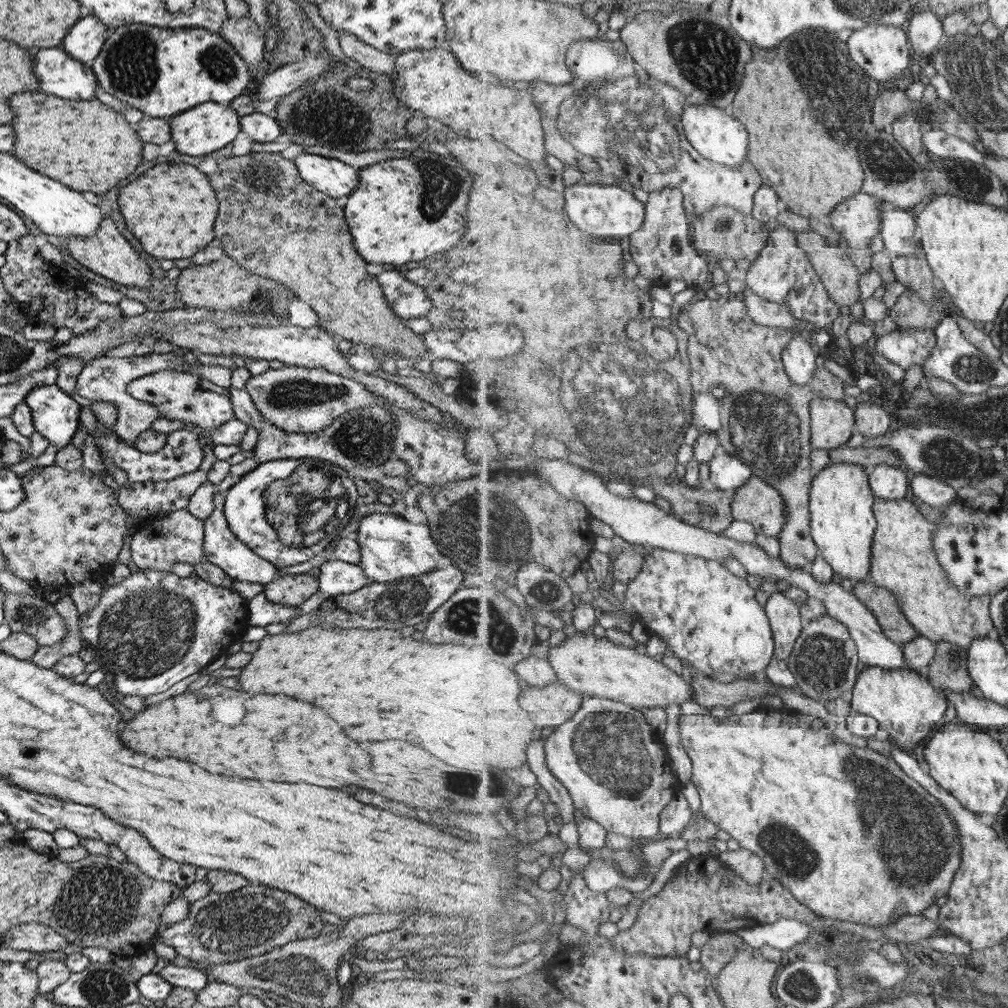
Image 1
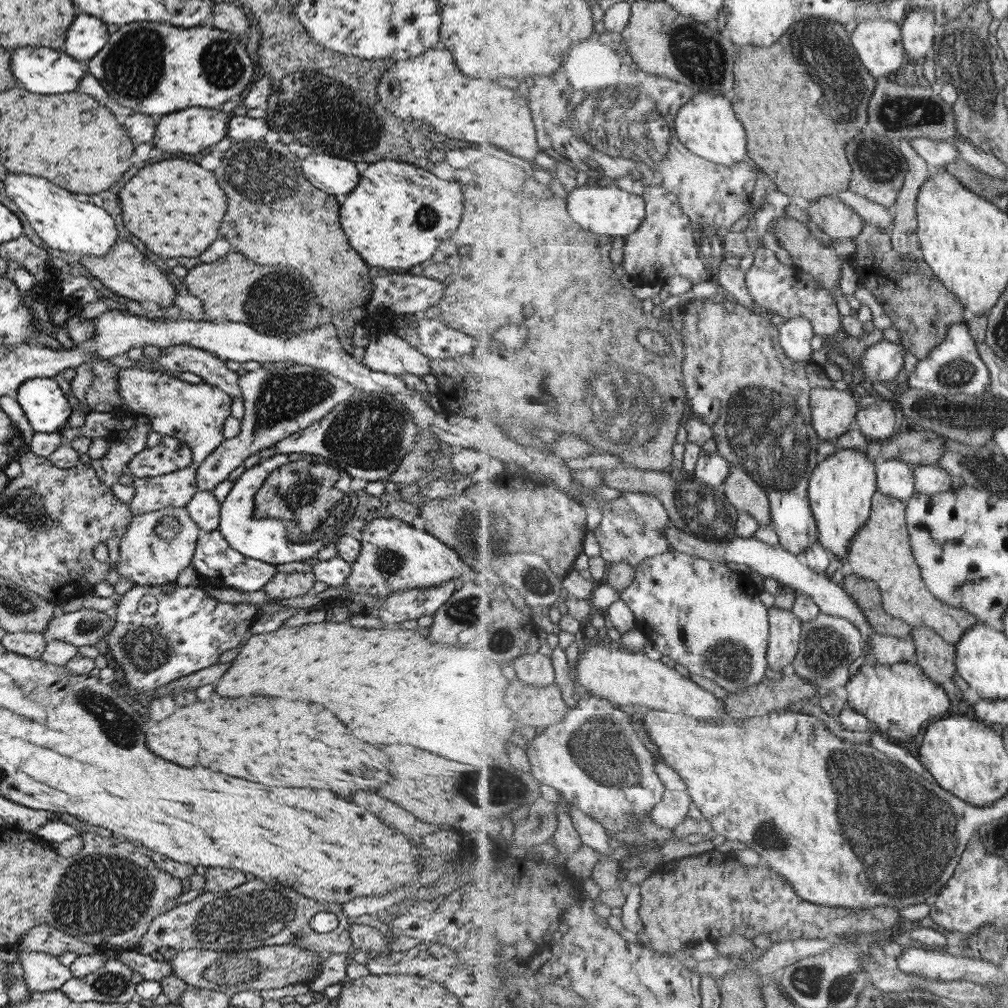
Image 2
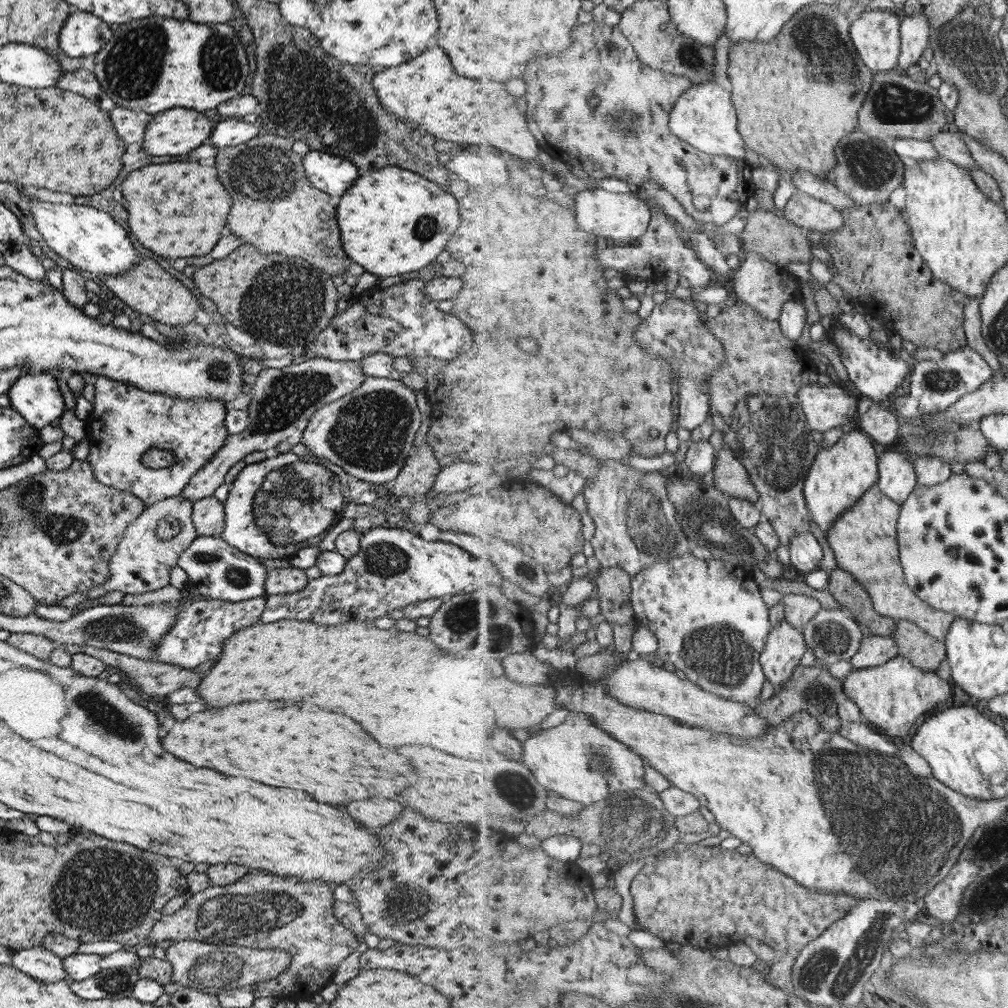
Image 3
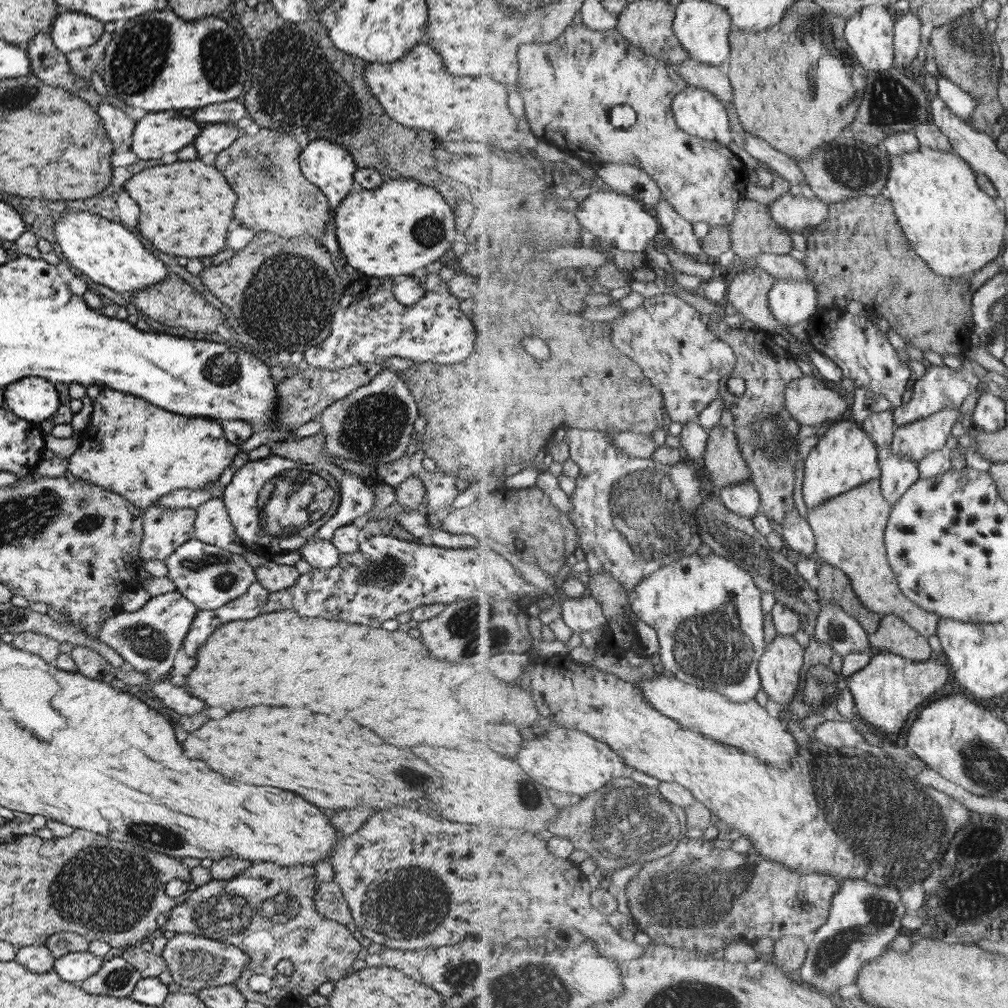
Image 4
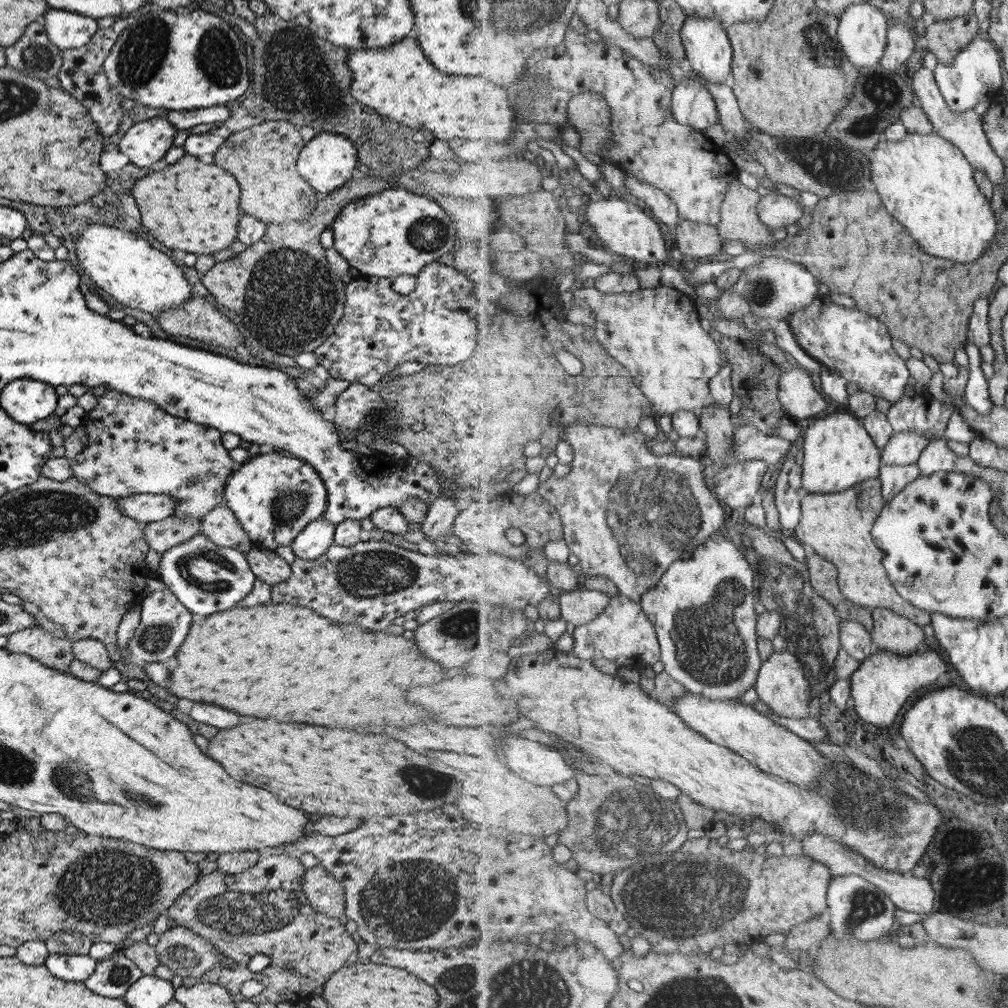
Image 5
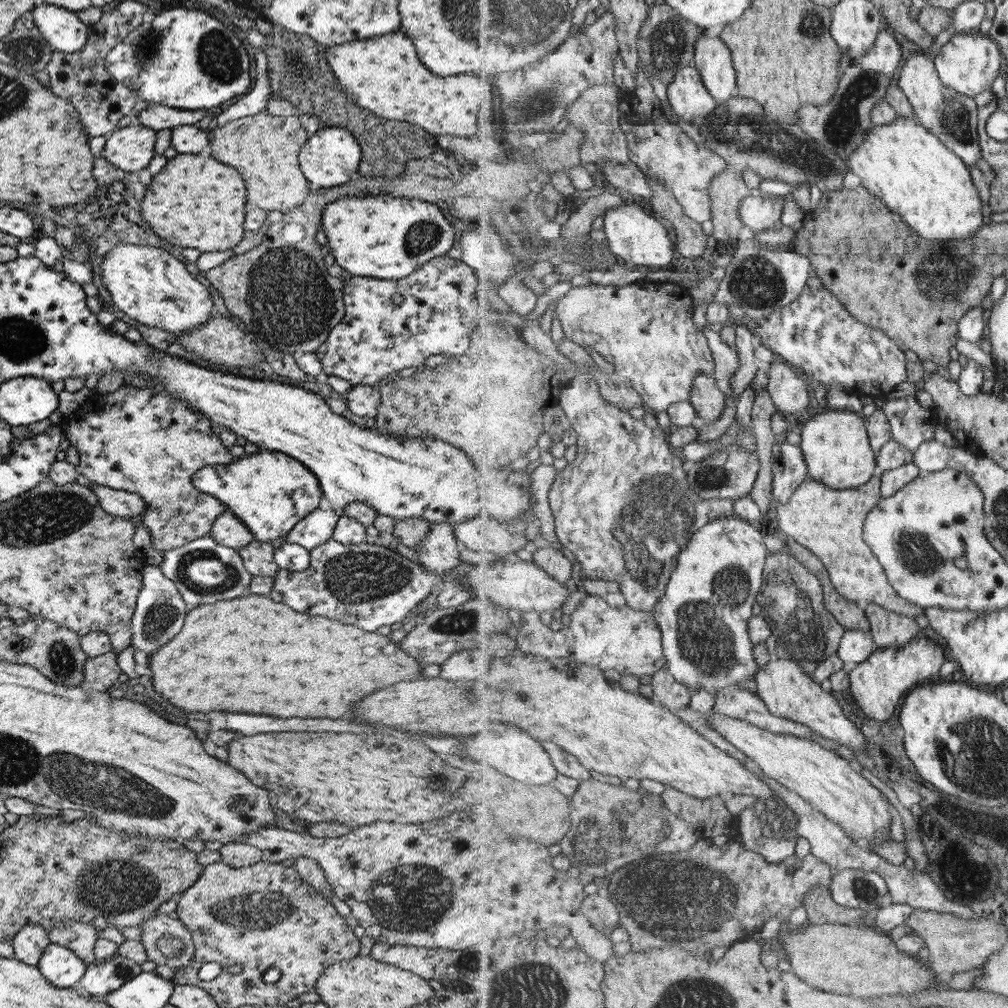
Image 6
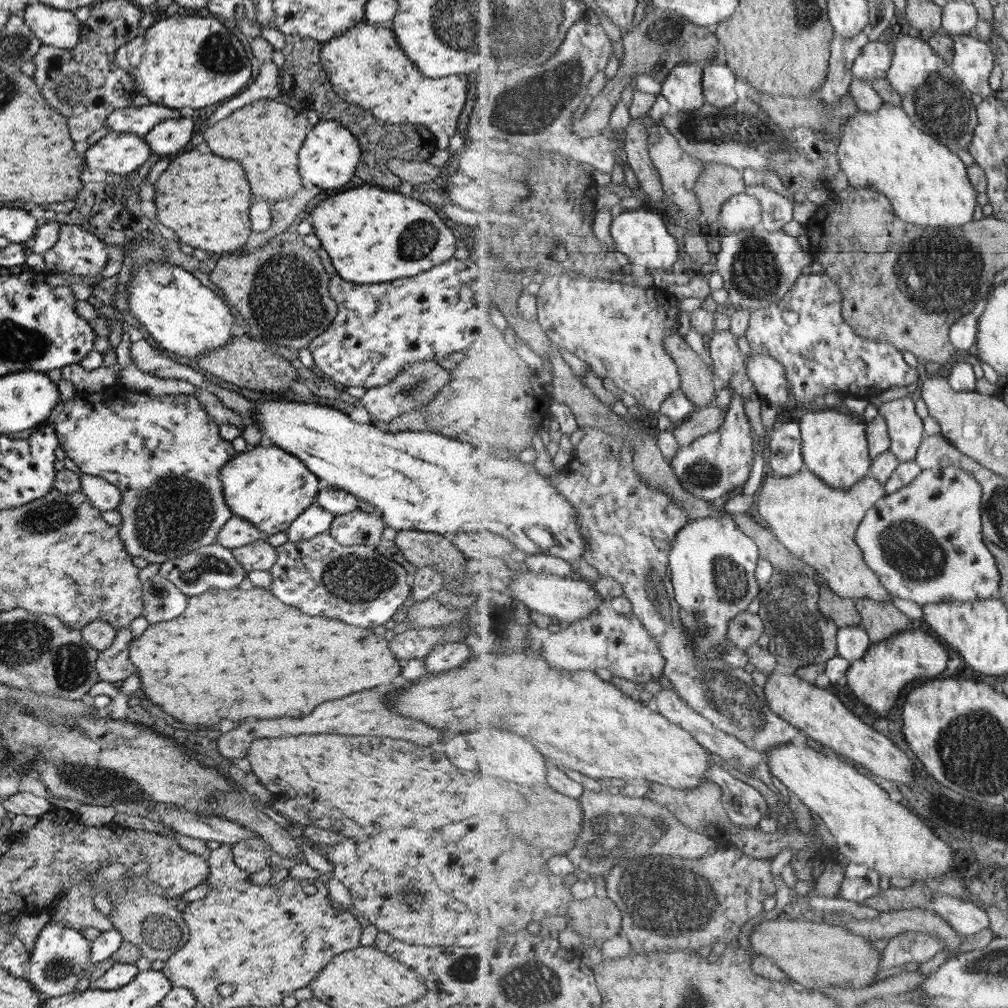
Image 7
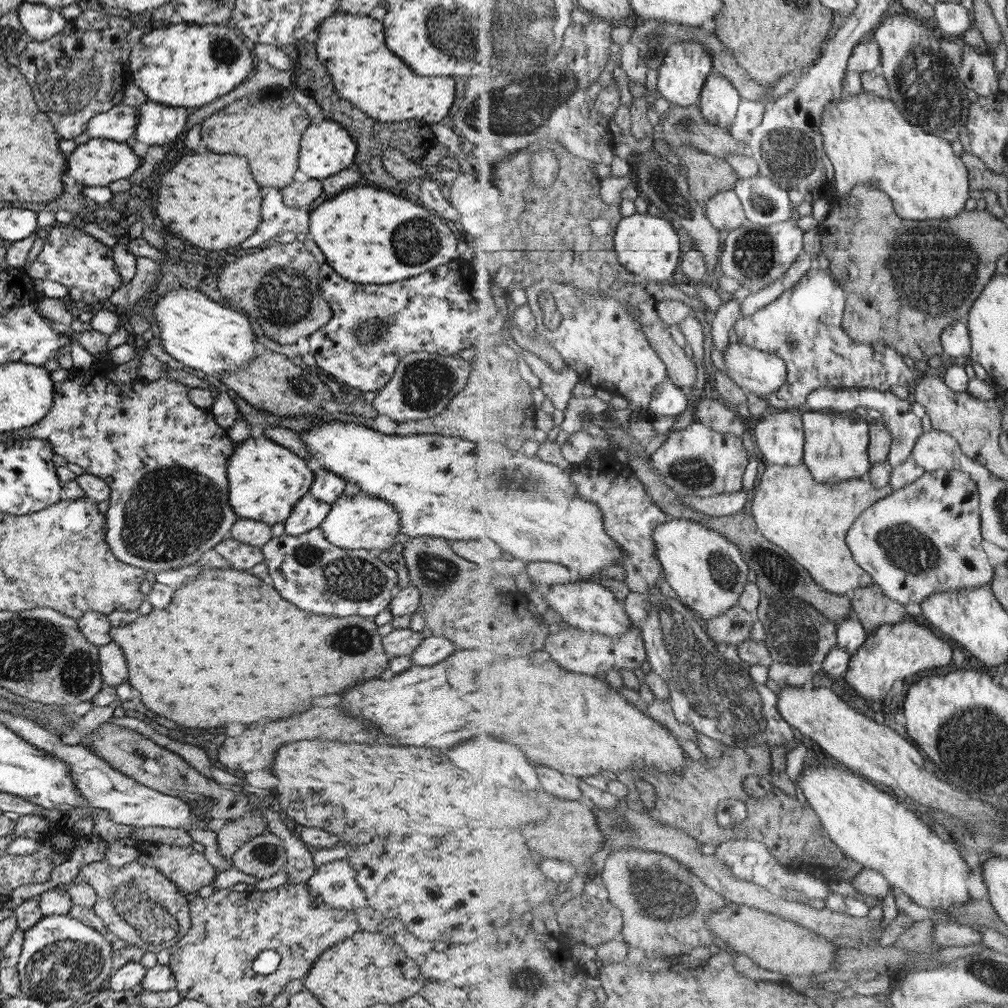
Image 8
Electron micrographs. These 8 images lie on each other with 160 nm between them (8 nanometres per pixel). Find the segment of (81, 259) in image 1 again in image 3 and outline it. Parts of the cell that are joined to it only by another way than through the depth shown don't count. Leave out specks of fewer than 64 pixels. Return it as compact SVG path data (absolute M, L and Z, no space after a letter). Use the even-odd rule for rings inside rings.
M142 257L126 272L116 274L116 276L104 276L101 280L111 290L111 293L130 309L148 316L153 322L159 322L169 327L179 327L191 323L195 319L193 315L202 310L197 298L185 285L171 277L161 265L148 257Z

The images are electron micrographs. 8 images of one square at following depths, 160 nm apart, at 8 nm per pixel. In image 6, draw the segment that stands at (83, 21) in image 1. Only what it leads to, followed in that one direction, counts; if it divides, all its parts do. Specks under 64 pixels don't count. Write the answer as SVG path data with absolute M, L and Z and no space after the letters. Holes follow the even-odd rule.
M37 3L30 12L33 24L53 50L75 52L86 43L87 26L77 19L76 13L45 3Z

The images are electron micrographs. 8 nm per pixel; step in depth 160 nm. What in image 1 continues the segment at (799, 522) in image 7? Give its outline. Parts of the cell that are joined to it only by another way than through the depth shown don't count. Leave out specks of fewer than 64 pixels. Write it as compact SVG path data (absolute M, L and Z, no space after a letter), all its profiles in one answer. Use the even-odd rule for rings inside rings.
M877 498L874 502L874 513L878 519L878 527L872 546L870 580L895 594L902 611L918 630L919 635L925 635L937 643L947 641L968 649L976 638L987 636L993 628L997 628L990 611L992 597L967 595L953 585L937 560L932 541L936 525L929 522L911 500Z

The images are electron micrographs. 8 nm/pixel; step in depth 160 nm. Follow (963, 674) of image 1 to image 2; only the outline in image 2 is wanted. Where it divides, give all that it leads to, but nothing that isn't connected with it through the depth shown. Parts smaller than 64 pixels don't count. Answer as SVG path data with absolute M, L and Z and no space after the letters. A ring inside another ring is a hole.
M914 627L911 639L916 646L915 662L923 667L927 676L940 685L953 681L953 674L958 672L956 645L929 627Z

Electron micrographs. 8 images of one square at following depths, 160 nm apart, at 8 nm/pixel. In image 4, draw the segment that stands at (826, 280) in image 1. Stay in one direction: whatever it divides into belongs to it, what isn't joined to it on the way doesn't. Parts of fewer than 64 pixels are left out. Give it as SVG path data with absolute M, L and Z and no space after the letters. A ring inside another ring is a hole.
M743 196L736 204L735 218L728 226L731 234L731 249L737 254L739 261L737 273L743 273L747 270L744 265L748 259L761 253L796 254L795 249L793 249L790 231L777 224L777 221L770 213L769 205L761 204L761 202L756 202Z

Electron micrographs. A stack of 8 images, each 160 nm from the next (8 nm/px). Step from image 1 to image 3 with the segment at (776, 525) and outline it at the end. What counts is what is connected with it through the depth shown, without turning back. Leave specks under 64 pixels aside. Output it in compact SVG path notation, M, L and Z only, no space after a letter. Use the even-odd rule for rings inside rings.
M723 446L717 453L713 474L713 486L721 492L760 505L760 494L751 480L750 472L733 450Z

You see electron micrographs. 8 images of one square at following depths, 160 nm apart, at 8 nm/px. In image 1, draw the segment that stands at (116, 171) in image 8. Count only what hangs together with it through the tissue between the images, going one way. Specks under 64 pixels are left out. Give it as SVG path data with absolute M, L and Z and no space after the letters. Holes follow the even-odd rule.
M203 102L193 108L185 110L183 114L170 117L171 142L174 150L187 156L206 156L223 146L227 146L237 132L240 131L239 115L228 104Z

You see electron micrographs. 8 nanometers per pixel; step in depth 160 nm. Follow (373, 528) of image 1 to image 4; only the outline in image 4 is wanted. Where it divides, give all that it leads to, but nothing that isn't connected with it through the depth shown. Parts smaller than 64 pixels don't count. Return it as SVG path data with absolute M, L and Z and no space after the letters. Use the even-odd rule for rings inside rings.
M370 536L363 542L358 544L355 552L346 554L339 553L338 561L335 566L328 569L318 569L311 567L307 573L300 574L295 580L294 586L289 586L283 590L278 590L272 593L268 593L267 602L263 607L263 612L277 612L277 610L293 610L301 616L315 616L315 618L327 618L327 620L351 622L351 624L363 624L365 626L371 626L371 628L377 628L381 626L383 620L389 620L389 618L395 618L397 614L403 614L403 612L410 612L414 608L420 607L421 605L429 604L451 604L458 600L465 600L466 598L495 598L495 600L507 600L507 598L516 600L521 596L527 596L535 592L535 586L529 584L520 573L513 568L507 554L498 547L457 547L457 544L451 548L435 546L435 545L422 545L420 542L409 542L399 538L393 538L392 536Z

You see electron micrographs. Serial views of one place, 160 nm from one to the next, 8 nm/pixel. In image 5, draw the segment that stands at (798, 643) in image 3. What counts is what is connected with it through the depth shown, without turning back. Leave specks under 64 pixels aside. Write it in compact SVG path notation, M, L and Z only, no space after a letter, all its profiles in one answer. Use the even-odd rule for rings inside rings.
M788 650L772 653L767 662L762 664L755 686L759 704L766 710L780 717L807 719L817 718L819 706L811 696L811 684L805 676L804 664Z

